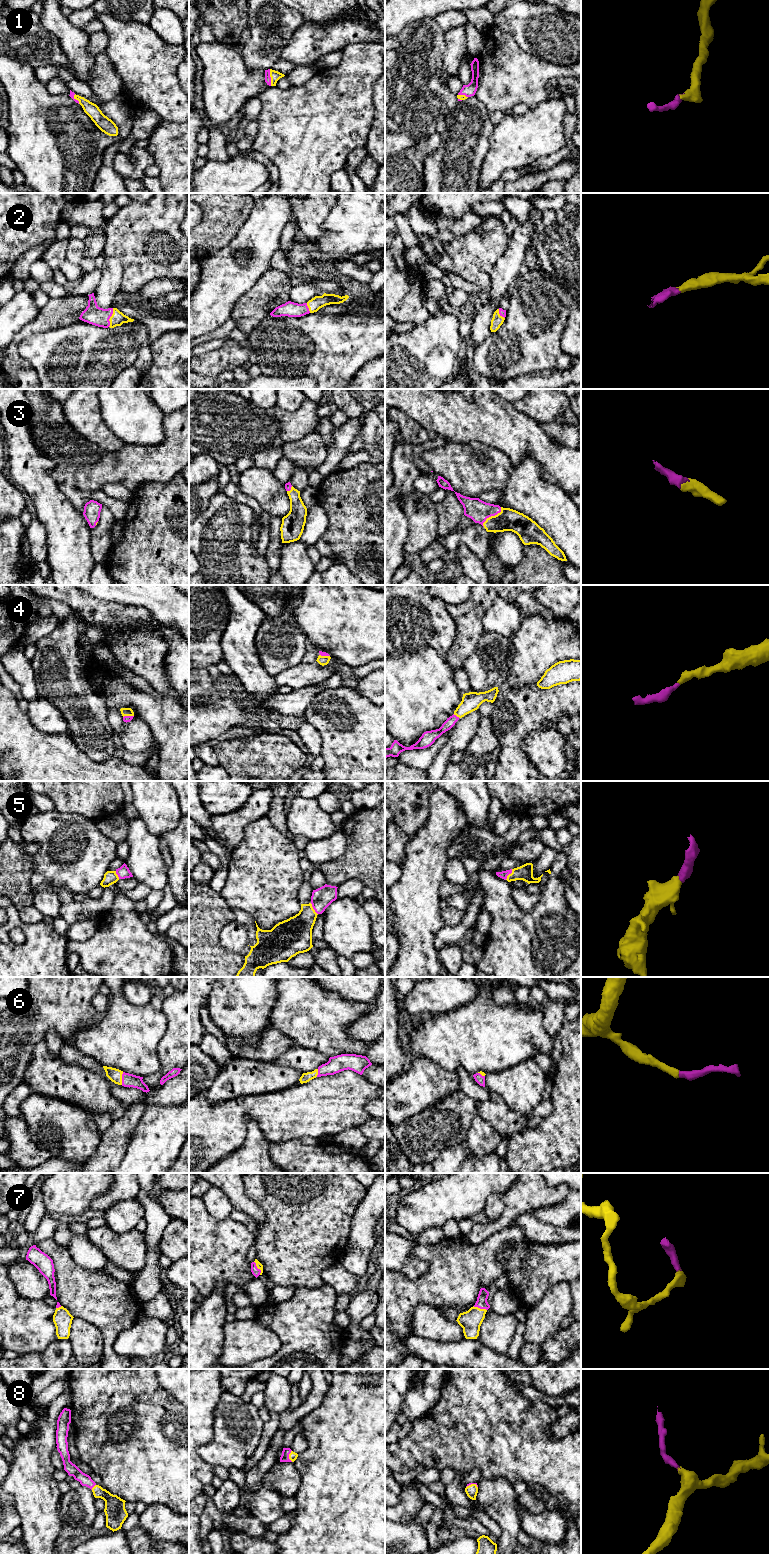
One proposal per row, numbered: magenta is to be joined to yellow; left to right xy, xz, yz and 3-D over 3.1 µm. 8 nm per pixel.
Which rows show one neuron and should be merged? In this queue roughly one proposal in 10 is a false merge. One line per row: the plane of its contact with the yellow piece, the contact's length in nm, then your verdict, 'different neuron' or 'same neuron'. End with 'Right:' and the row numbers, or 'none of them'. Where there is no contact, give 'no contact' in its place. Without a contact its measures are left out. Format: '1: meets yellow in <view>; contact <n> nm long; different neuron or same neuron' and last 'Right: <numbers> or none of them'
1: meets yellow in xz; contact 140 nm long; same neuron
2: meets yellow in xy; contact 160 nm long; same neuron
3: meets yellow in yz; contact 220 nm long; same neuron
4: meets yellow in yz; contact 60 nm long; same neuron
5: meets yellow in yz; contact 110 nm long; same neuron
6: meets yellow in xy; contact 110 nm long; same neuron
7: meets yellow in xz; contact 120 nm long; same neuron
8: meets yellow in xz; contact 100 nm long; same neuron
Right: 1, 2, 3, 4, 5, 6, 7, 8

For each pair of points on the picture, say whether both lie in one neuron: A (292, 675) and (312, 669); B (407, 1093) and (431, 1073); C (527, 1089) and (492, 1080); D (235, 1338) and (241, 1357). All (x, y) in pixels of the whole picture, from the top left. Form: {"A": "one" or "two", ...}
{"A": "one", "B": "one", "C": "one", "D": "one"}

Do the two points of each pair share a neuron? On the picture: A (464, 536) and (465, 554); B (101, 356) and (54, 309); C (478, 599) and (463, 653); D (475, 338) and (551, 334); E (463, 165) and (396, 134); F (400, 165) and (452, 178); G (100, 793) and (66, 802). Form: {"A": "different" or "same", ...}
{"A": "different", "B": "different", "C": "same", "D": "different", "E": "different", "F": "different", "G": "same"}

